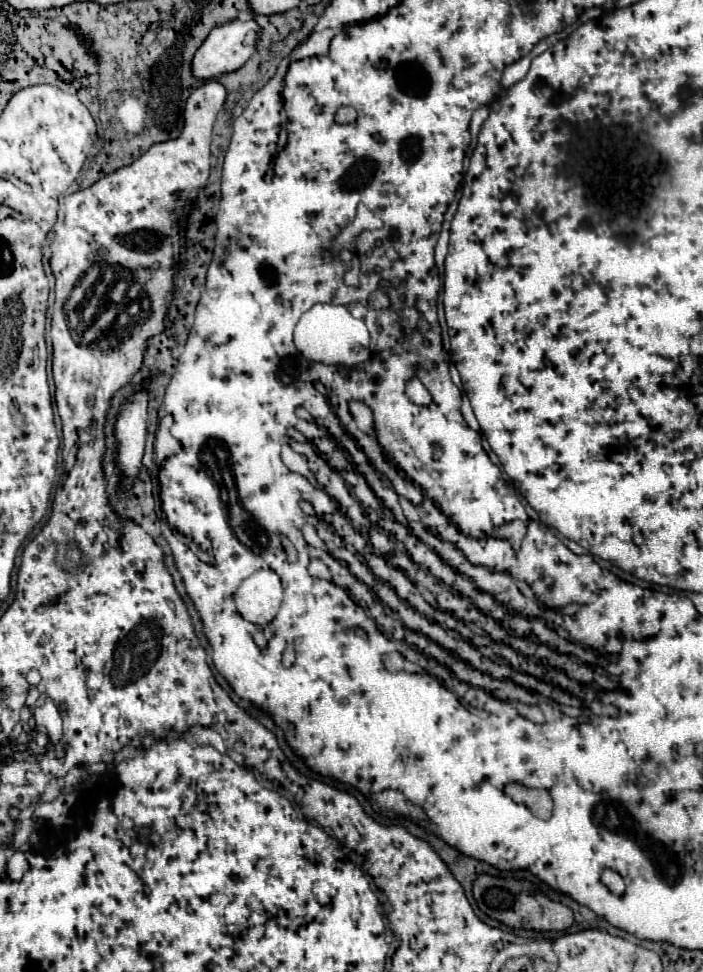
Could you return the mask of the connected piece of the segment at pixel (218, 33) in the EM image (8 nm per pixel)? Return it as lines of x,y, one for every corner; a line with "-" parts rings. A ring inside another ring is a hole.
239,19
215,27
193,57
193,77
207,81
237,71
255,53
255,45
245,45
247,33
255,29
259,29
255,21

